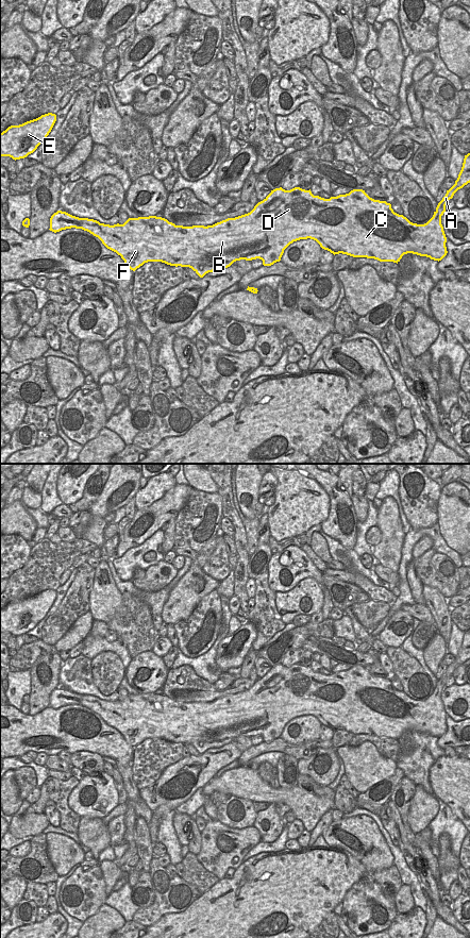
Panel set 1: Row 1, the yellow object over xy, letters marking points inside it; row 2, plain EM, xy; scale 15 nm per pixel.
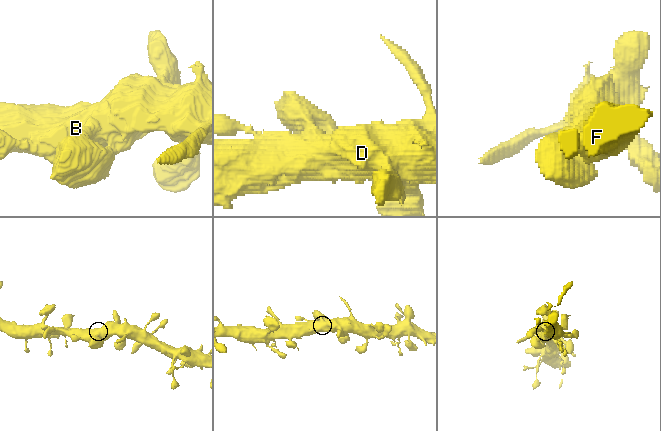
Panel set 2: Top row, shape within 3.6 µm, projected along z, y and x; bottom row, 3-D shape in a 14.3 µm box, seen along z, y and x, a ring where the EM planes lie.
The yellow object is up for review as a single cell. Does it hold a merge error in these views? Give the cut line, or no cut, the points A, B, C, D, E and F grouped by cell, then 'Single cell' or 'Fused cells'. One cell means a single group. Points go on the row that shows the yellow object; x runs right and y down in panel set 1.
No split. Groups: A B C D E F. Single cell

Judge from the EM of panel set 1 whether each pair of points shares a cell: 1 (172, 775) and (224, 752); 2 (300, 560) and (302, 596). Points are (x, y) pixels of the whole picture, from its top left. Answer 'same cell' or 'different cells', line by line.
1: same cell
2: different cells

